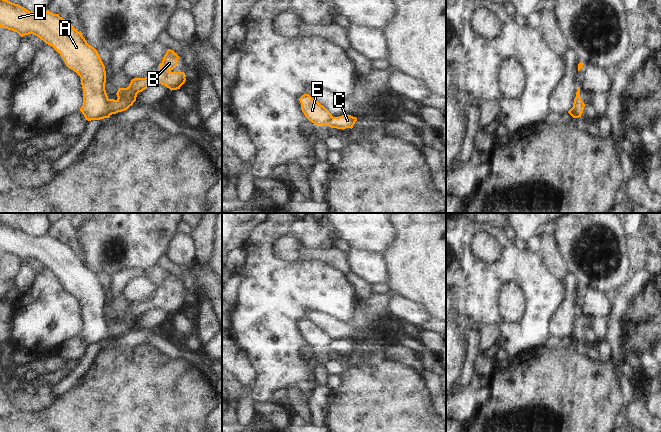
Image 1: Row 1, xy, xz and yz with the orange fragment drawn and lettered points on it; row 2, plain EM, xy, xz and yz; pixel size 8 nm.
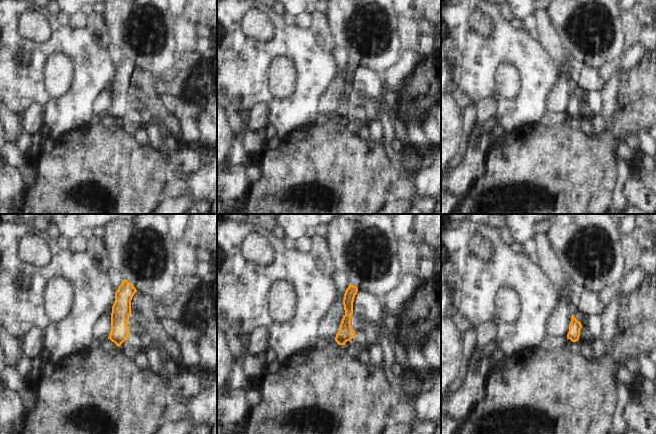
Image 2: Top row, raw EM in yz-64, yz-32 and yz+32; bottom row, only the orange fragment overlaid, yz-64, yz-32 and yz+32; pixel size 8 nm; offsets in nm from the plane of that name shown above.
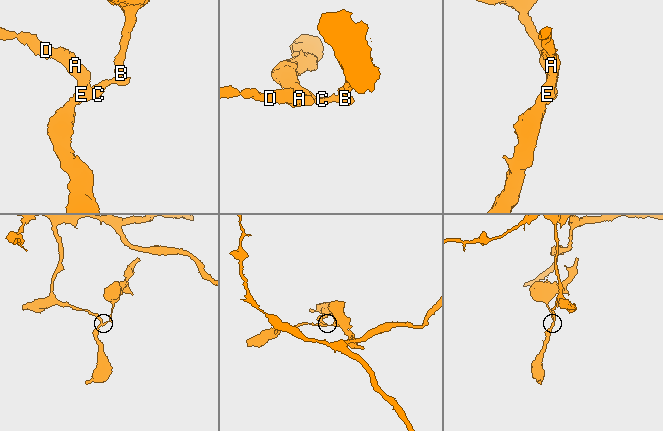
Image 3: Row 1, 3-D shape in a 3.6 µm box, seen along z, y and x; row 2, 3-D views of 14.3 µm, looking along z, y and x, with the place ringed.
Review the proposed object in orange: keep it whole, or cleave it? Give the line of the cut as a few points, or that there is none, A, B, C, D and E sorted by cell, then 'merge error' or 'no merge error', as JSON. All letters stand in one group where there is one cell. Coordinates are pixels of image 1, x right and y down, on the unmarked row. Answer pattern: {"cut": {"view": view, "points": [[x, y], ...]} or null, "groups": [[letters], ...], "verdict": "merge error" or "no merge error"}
{"cut": {"view": "xy", "points": [[107, 323], [107, 333], [110, 338]]}, "groups": [["A", "D", "E"], ["B", "C"]], "verdict": "merge error"}

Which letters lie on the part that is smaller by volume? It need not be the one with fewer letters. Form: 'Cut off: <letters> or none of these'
Cut off: B, C

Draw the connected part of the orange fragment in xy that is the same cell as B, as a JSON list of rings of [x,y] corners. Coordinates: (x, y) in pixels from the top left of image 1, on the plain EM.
[[[168,273],[162,286],[159,288],[159,295],[145,302],[134,302],[127,312],[119,312],[117,323],[108,323],[108,334],[110,339],[127,334],[136,325],[137,318],[148,310],[161,308],[172,314],[180,313],[186,305],[184,296],[173,296],[177,290],[179,280],[173,274]]]

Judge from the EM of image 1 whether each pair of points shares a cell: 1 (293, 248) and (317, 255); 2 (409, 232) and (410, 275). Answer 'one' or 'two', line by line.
1: one
2: one

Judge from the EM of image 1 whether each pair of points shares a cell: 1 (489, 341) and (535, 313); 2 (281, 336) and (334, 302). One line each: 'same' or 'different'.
1: different
2: same

